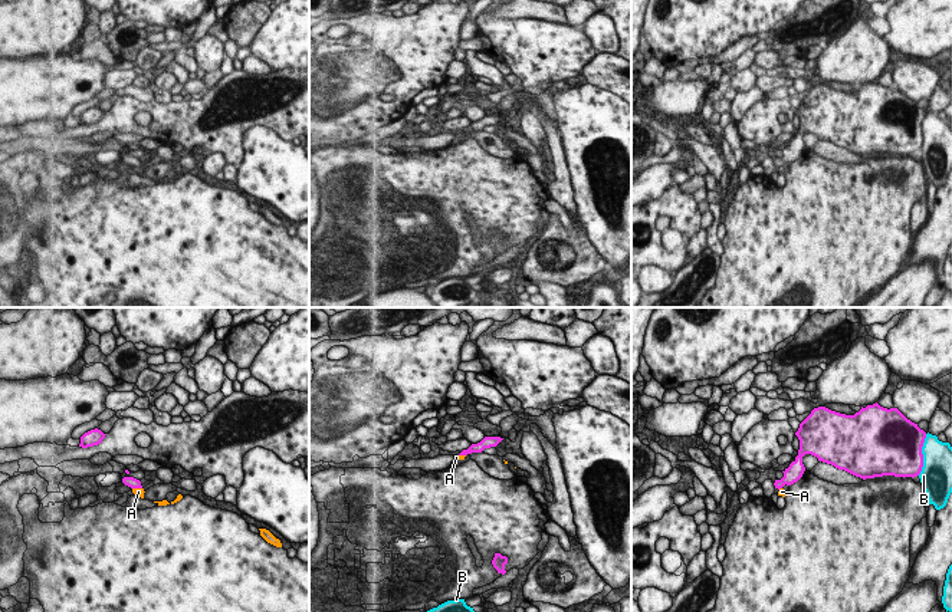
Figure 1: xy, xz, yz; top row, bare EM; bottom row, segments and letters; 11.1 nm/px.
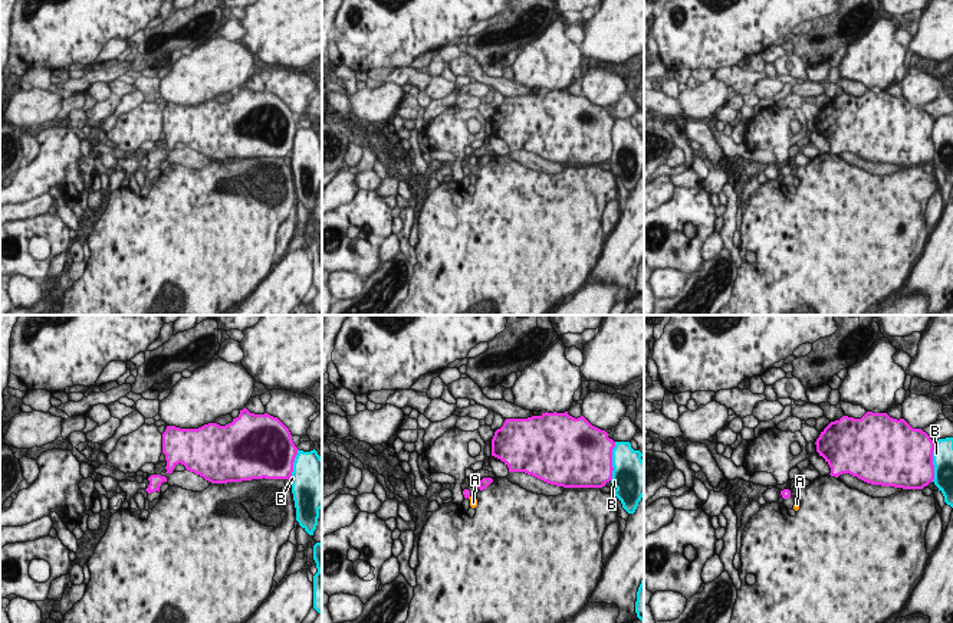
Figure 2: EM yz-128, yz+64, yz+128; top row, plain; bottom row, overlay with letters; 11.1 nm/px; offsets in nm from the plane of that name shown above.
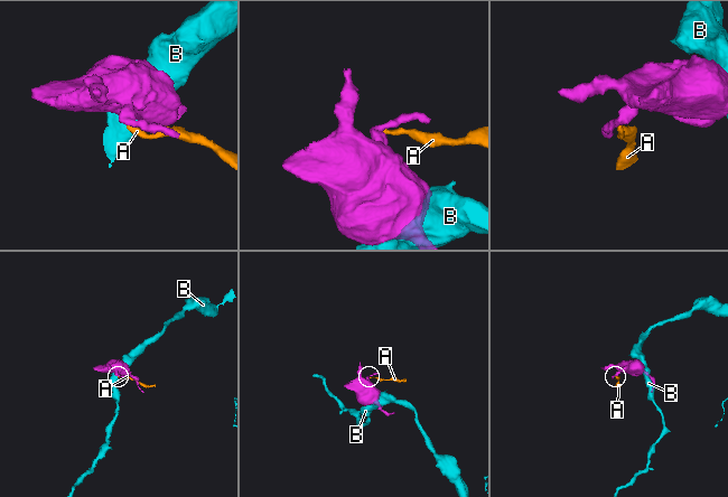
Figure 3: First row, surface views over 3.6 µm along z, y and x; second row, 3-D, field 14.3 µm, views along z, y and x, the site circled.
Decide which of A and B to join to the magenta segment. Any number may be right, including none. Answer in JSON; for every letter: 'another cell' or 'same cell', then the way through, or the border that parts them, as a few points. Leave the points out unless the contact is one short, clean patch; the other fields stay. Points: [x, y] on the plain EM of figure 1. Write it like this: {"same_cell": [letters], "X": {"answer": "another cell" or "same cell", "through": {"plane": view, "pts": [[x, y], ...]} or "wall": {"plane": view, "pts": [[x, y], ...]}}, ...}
{"same_cell": [], "A": {"answer": "another cell", "wall": {"plane": "xy", "pts": [[133, 165], [141, 167]]}}, "B": {"answer": "another cell"}}

